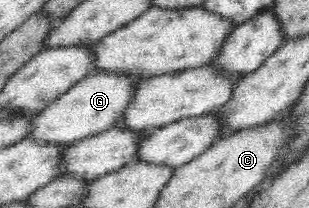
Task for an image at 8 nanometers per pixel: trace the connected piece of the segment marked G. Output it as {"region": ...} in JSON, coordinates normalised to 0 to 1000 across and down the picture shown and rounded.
{"region":[[[304,346],[272,365],[142,524],[110,543],[87,591],[91,630],[78,663],[129,692],[197,702],[353,625],[369,611],[372,582],[421,476],[440,385],[405,361]]]}

